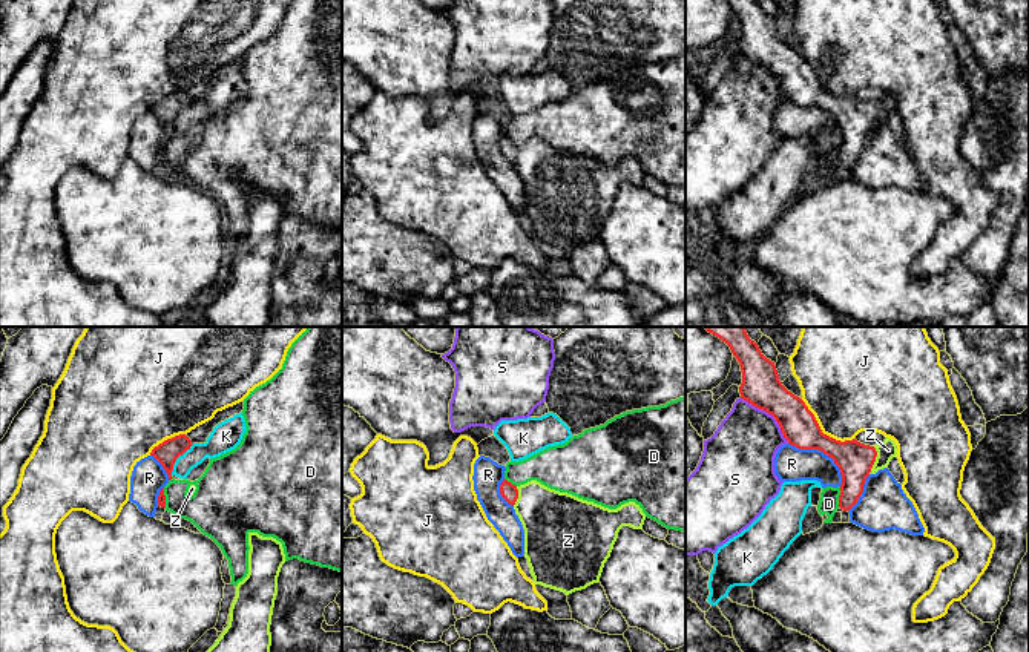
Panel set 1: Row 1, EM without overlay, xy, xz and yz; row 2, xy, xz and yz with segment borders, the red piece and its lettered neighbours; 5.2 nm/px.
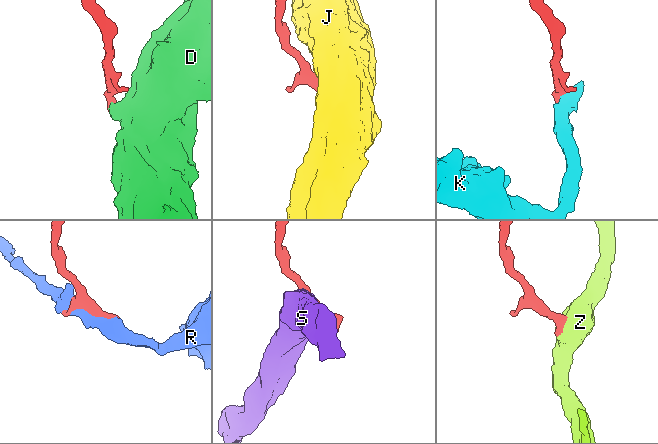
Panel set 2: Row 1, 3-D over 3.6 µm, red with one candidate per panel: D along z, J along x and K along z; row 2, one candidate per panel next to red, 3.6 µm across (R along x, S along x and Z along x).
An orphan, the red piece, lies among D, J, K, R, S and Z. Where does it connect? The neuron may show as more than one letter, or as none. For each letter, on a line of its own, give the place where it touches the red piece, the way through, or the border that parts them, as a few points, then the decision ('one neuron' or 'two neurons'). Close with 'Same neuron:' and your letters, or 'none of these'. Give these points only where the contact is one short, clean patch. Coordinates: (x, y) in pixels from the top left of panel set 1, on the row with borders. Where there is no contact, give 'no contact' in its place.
D: meets red in yz at (839, 497); border along yz (841, 487), (838, 507); two neurons
J: meets red in yz at (821, 431); border along yz (801, 399), (824, 433), (841, 441), (854, 439); two neurons
K: meets red in xy at (177, 457); border along xy (193, 444), (177, 459), (170, 474); two neurons
R: meets red in yz at (822, 451); two neurons
S: meets red in yz at (769, 413); two neurons
Z: meets red in yz at (874, 461); runs through yz (854, 459), (874, 461), (888, 450); one neuron
Same neuron: Z

